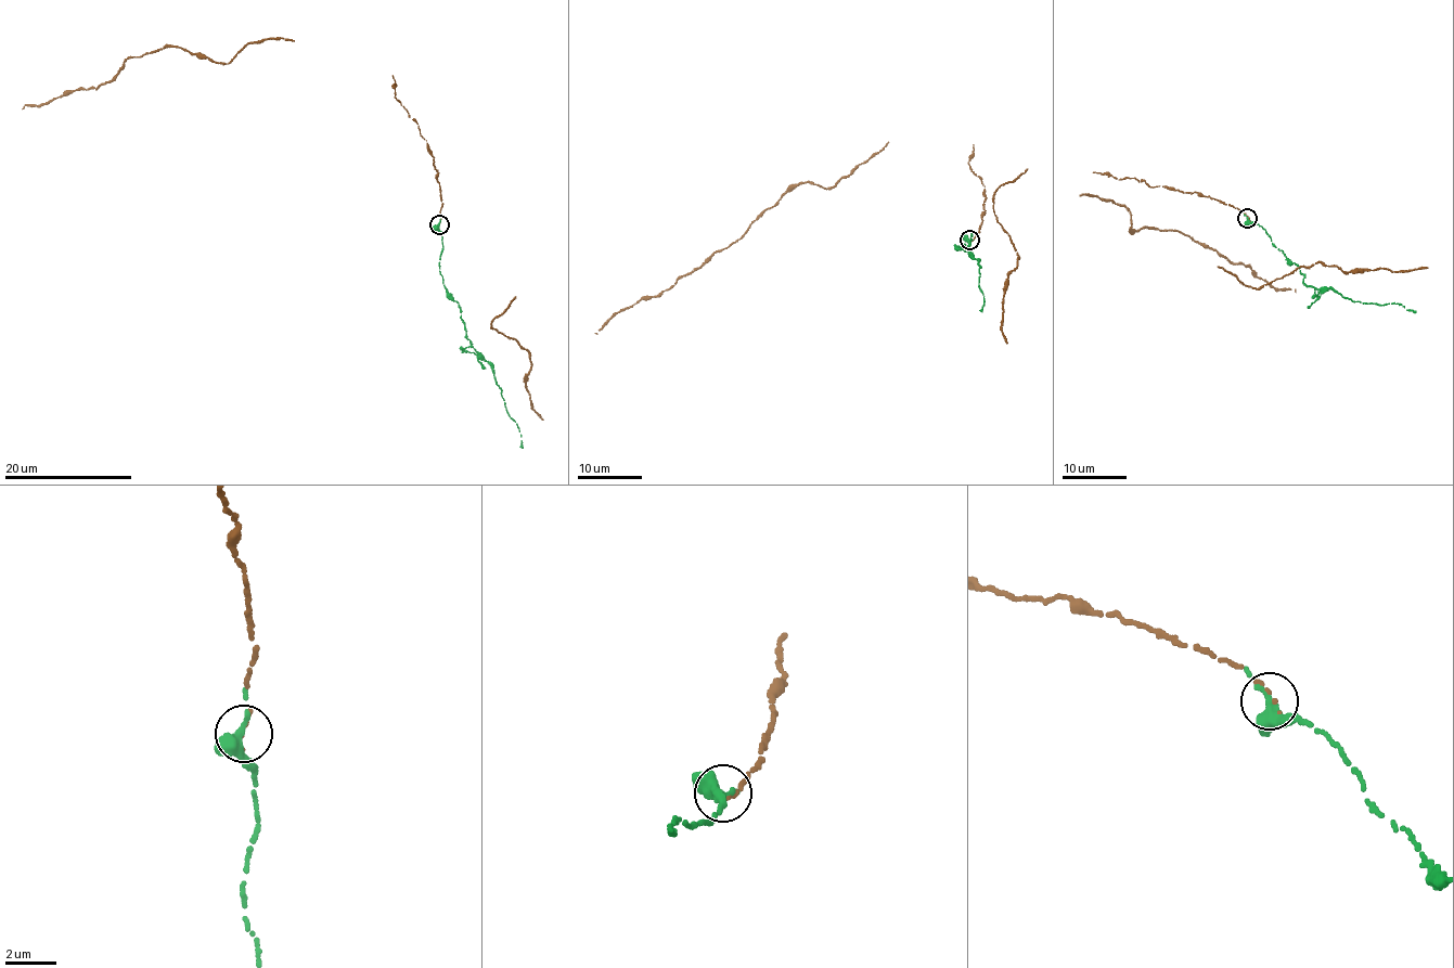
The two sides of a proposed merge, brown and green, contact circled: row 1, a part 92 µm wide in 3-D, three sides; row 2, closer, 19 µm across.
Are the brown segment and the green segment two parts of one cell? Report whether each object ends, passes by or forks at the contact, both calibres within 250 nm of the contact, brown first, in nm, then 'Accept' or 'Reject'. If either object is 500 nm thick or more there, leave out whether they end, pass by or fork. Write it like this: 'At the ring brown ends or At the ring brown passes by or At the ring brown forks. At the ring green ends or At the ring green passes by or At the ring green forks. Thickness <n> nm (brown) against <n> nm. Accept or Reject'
At the ring brown ends. At the ring green forks. Thickness 140 nm (brown) against 320 nm. Accept

